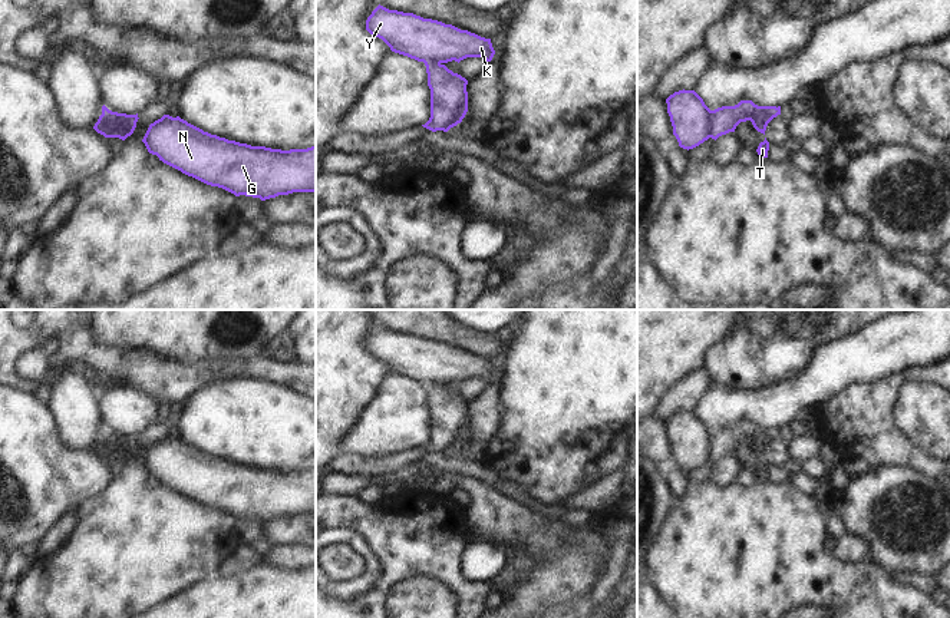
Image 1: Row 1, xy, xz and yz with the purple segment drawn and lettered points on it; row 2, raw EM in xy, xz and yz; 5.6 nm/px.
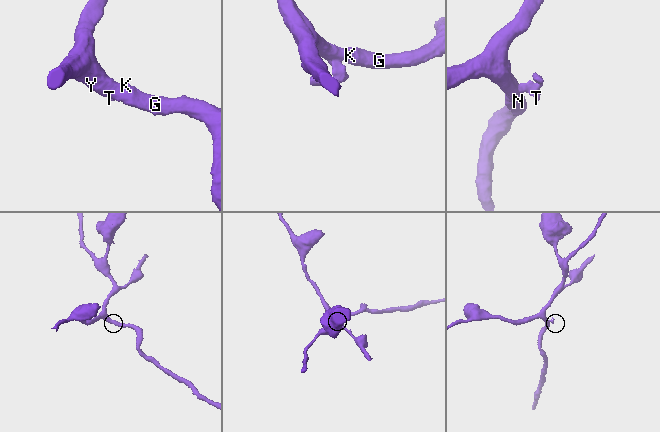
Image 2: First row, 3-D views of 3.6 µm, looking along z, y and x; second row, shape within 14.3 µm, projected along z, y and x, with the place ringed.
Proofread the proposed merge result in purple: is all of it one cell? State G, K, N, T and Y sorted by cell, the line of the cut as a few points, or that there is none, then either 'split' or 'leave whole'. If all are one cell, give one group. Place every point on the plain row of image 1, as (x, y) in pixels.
G K N Y / T; cut in xy along (93, 448), (101, 438), (109, 436), (128, 456); split

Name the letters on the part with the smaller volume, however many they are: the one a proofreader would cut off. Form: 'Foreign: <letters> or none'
Foreign: T

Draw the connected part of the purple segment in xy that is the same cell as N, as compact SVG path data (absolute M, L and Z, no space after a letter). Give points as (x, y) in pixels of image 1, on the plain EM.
M164 436L142 463L164 485L235 518L261 522L293 513L316 513L316 467L271 470L228 462Z

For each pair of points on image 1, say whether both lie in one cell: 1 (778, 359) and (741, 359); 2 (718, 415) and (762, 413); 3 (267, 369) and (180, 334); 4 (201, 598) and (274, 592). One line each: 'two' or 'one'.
1: one
2: one
3: two
4: one

